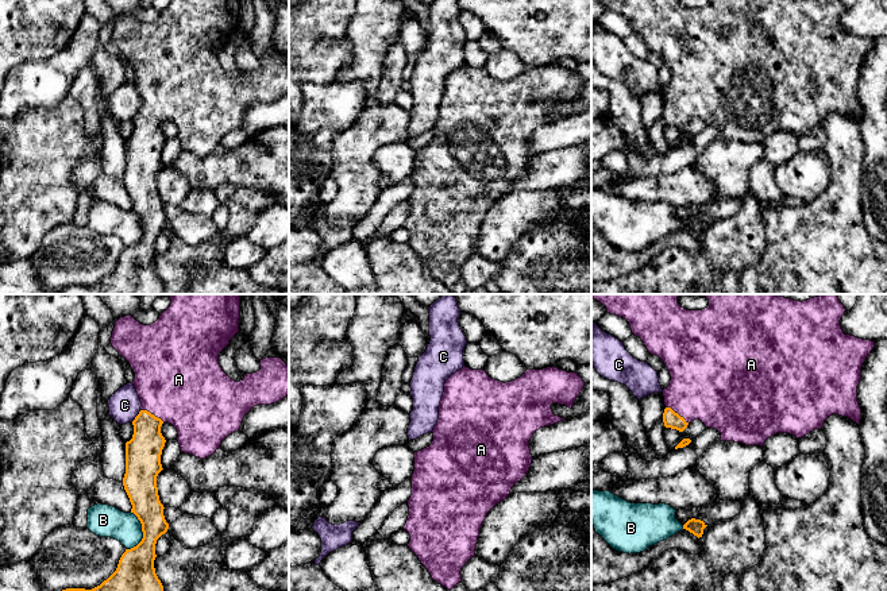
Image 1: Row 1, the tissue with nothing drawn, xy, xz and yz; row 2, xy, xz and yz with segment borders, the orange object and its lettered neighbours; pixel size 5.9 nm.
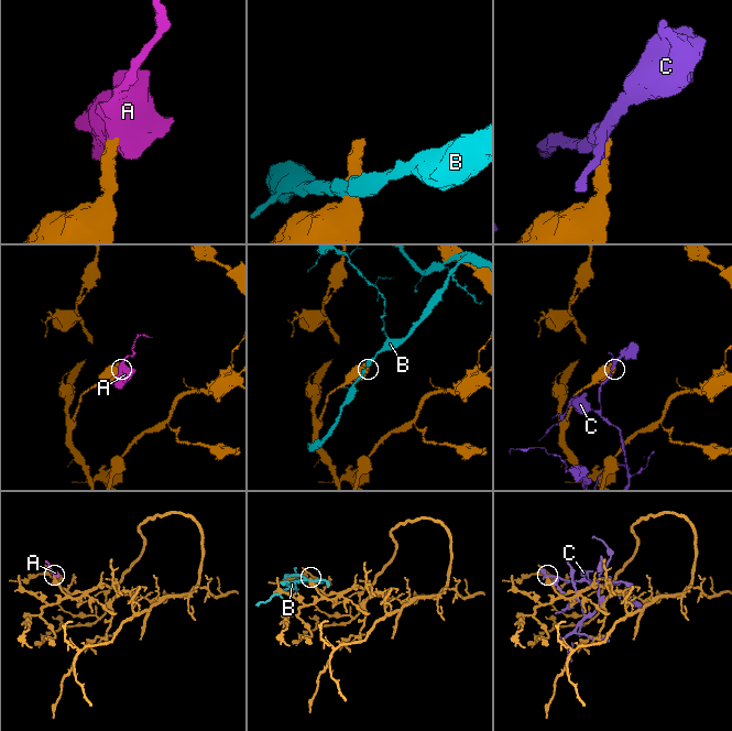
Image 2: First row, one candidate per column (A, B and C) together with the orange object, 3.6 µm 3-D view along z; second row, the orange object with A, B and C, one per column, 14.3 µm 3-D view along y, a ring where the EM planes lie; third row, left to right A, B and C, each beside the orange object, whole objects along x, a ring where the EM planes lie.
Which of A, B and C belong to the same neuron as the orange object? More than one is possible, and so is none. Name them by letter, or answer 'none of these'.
A

